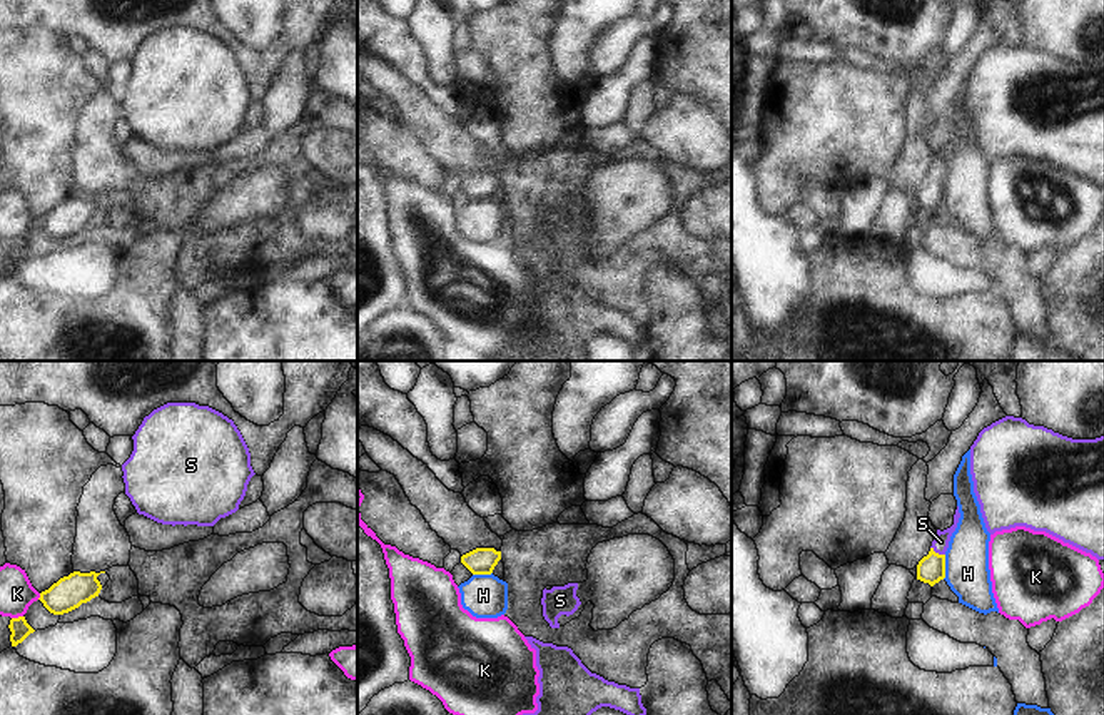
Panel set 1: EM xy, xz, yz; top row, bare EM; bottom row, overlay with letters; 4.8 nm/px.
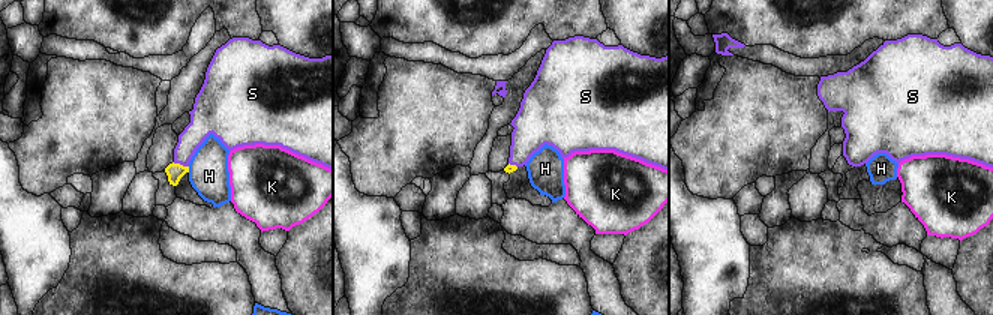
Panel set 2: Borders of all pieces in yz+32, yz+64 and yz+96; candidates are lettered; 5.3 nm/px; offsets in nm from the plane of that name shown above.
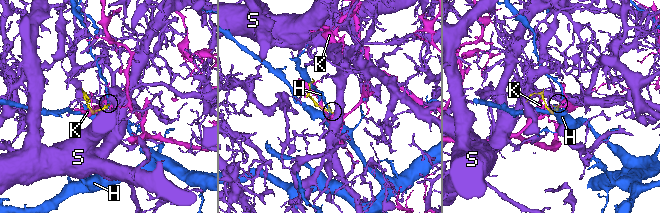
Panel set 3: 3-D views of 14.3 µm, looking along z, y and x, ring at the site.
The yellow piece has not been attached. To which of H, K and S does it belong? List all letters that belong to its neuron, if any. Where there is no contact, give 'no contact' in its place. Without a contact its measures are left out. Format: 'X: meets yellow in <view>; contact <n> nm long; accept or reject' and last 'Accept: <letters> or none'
H: meets yellow in yz; contact 120 nm long; reject
K: meets yellow in xy; contact 60 nm long; reject
S: meets yellow in yz; contact 80 nm long; accept
Accept: S

